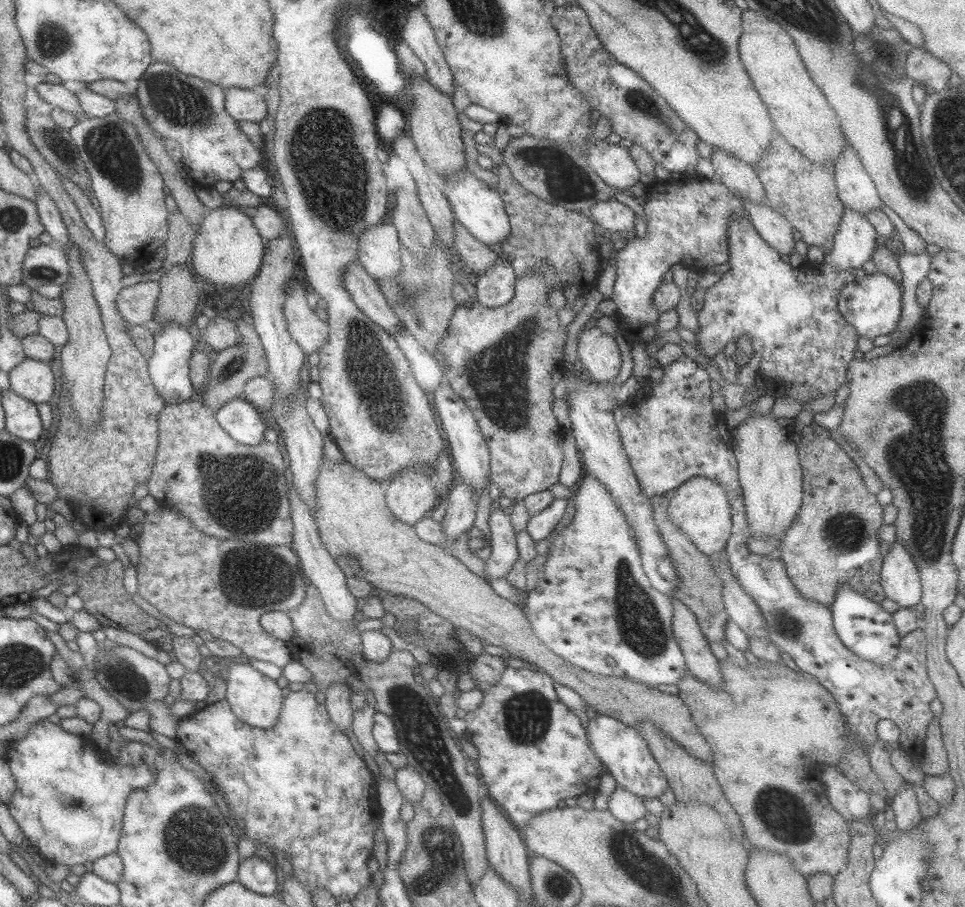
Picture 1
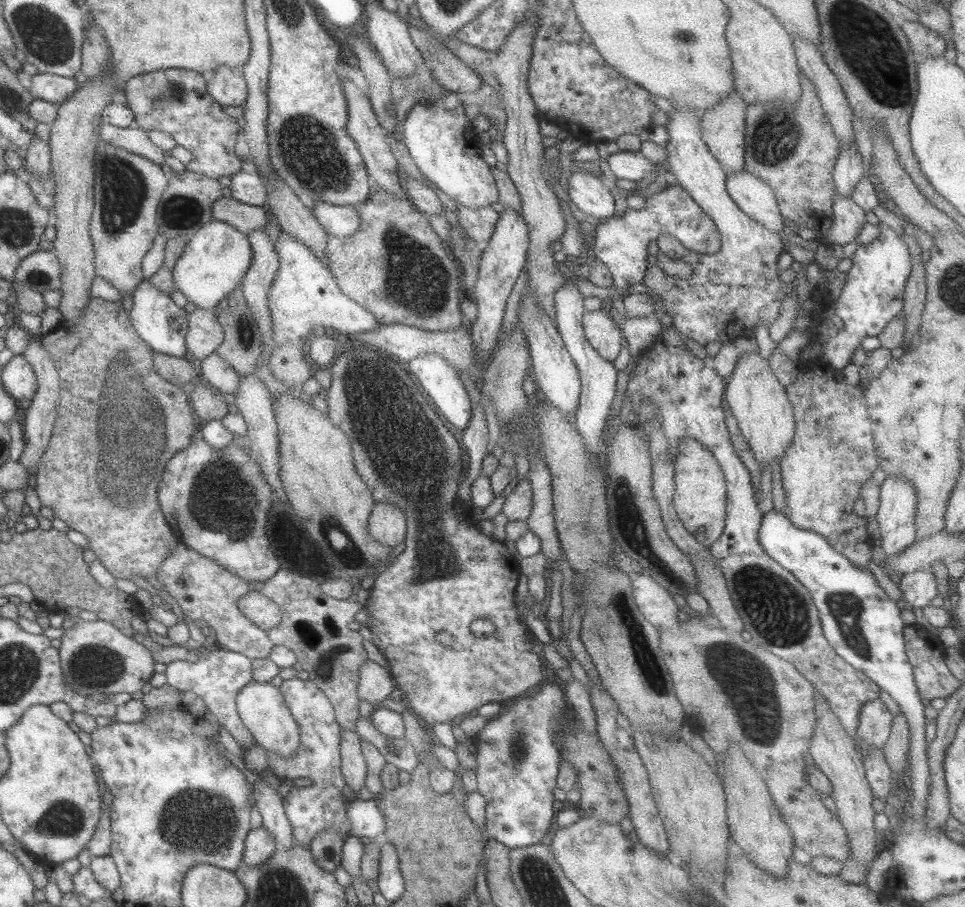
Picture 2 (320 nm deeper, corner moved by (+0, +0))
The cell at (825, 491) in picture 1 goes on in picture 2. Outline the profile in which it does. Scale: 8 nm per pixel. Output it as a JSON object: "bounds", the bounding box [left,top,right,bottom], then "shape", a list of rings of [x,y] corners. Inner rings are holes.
{"bounds":[779,358,879,570],"shape":[[[824,358],[818,361],[809,361],[807,363],[801,362],[798,370],[799,374],[797,375],[796,380],[794,380],[794,383],[785,388],[790,402],[793,404],[796,424],[794,438],[792,438],[792,442],[786,447],[779,462],[781,466],[783,487],[785,488],[785,494],[787,496],[787,510],[782,514],[784,514],[784,516],[788,518],[796,528],[820,534],[820,536],[822,536],[830,546],[834,548],[834,550],[843,556],[846,556],[846,558],[852,562],[852,566],[856,566],[856,568],[860,568],[860,570],[868,570],[868,560],[872,557],[873,540],[867,532],[867,517],[858,517],[854,514],[853,508],[864,482],[872,479],[872,473],[879,467],[879,456],[876,447],[874,446],[875,432],[873,431],[873,422],[869,415],[865,391],[863,391],[859,385],[853,386],[847,384],[844,380],[844,375],[842,374],[841,369],[835,369],[833,366],[830,366]]]}

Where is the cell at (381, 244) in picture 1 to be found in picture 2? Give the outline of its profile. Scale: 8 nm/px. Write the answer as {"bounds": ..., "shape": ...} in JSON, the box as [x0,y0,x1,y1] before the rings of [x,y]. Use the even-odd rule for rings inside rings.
{"bounds":[311,202,360,237],"shape":[[[317,202],[311,211],[328,235],[337,237],[353,235],[360,224],[360,217],[354,205],[344,206]]]}

